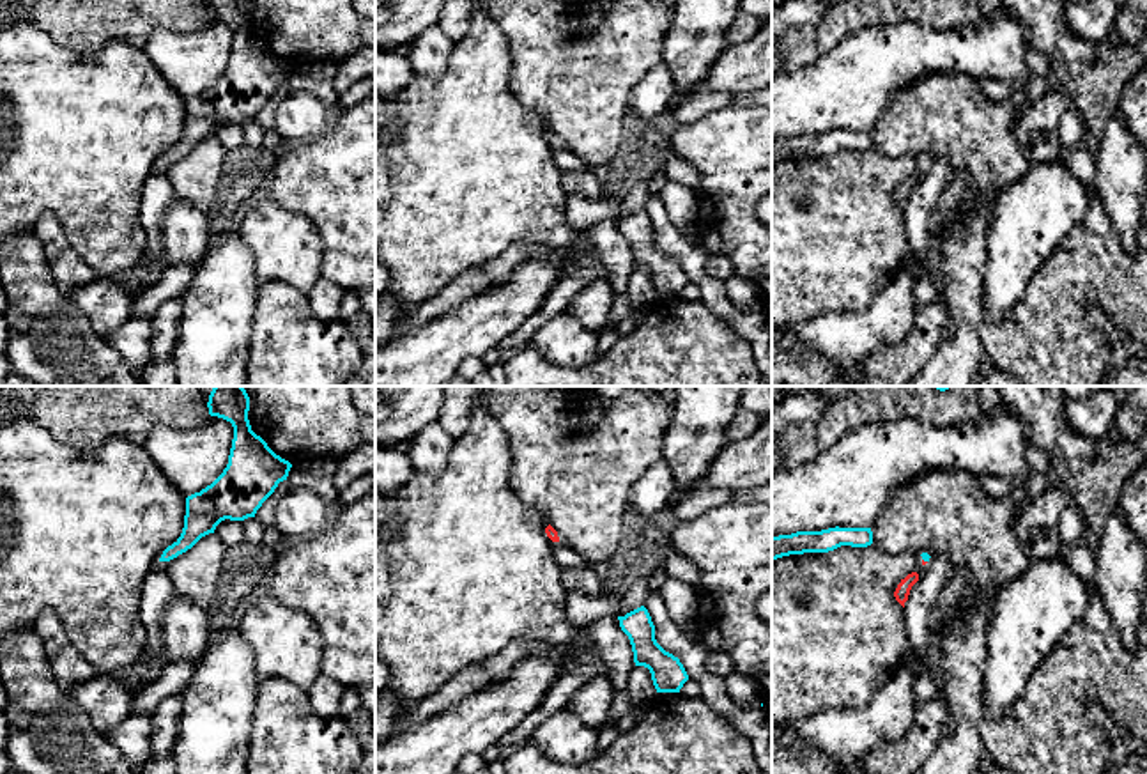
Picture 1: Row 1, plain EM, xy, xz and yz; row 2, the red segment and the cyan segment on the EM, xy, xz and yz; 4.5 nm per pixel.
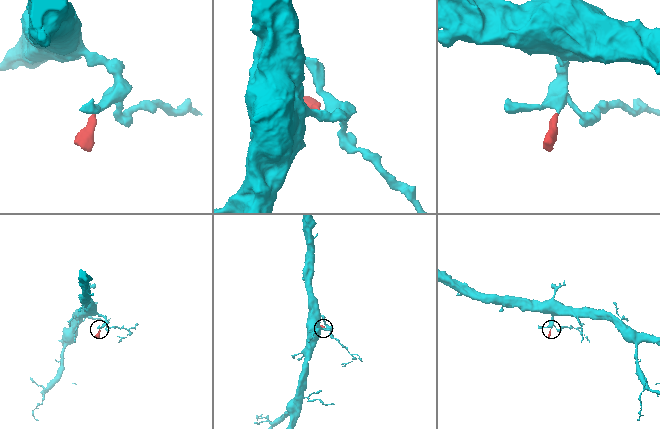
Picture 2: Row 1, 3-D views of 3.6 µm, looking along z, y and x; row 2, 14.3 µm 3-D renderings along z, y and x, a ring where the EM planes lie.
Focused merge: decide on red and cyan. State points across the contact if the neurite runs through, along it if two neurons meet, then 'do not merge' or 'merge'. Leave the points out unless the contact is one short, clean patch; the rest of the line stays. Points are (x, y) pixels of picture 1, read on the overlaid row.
way yz (923, 560), (926, 557); merge

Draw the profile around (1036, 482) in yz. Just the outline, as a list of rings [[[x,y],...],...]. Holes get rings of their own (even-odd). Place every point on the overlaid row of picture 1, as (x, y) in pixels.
[[[1032,443],[1028,445],[1025,455],[1030,468],[1030,475],[1025,478],[1027,499],[1016,508],[1014,526],[1021,510],[1028,505],[1028,501],[1039,496],[1050,485],[1048,480],[1048,471],[1051,469],[1050,455],[1043,448]]]

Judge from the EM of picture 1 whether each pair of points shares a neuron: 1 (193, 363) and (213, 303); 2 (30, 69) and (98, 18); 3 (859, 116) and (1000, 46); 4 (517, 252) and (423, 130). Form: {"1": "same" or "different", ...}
{"1": "same", "2": "different", "3": "same", "4": "different"}

